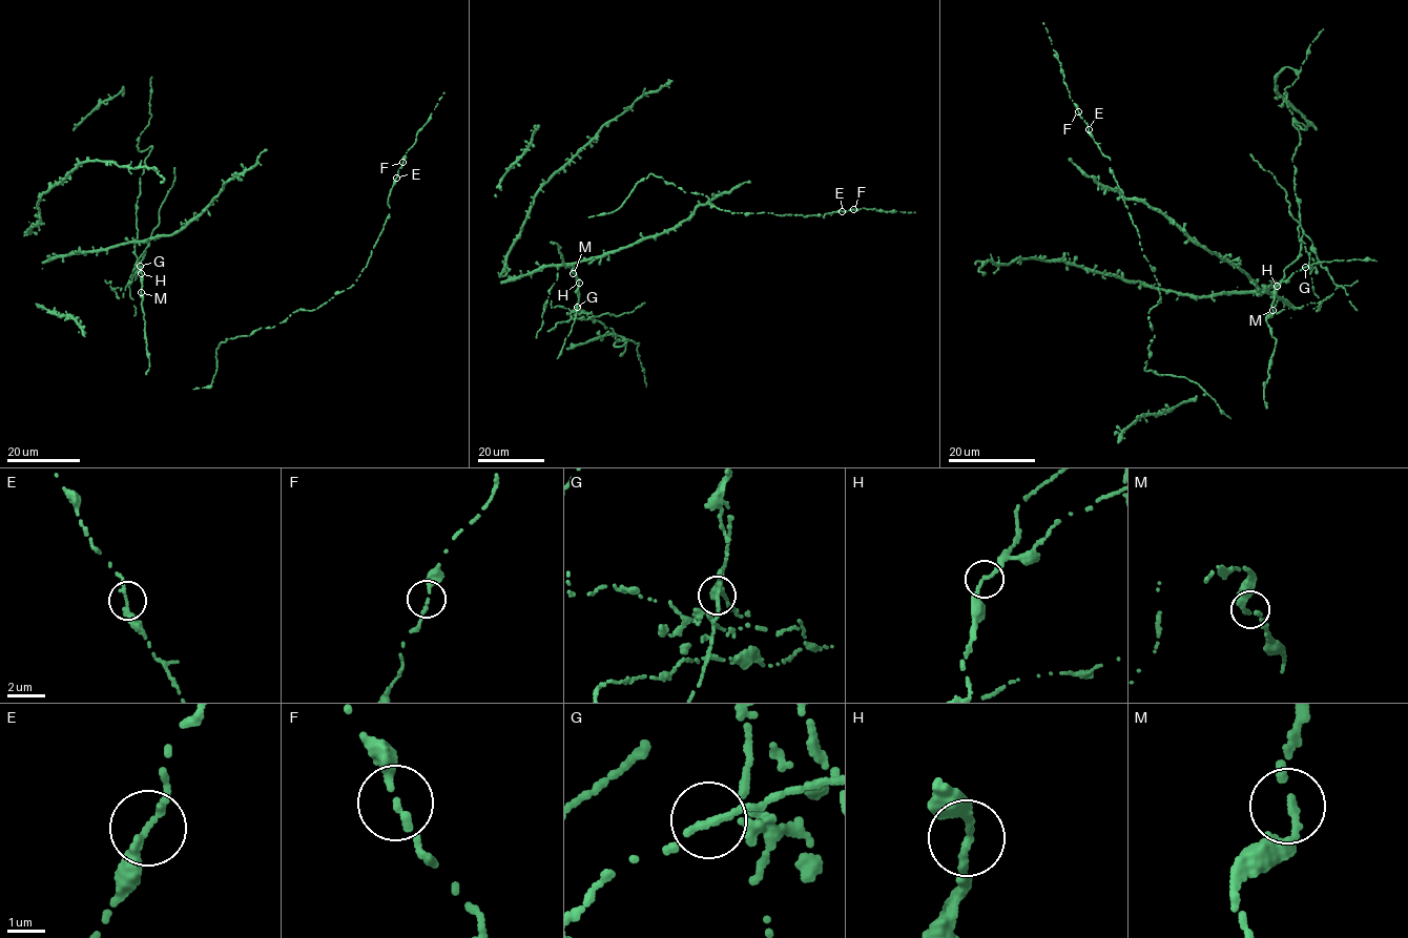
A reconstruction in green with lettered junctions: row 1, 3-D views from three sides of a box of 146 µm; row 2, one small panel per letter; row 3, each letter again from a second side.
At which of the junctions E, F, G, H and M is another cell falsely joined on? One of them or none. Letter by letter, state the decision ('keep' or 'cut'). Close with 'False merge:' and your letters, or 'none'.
E: keep
F: keep
G: cut
H: keep
M: keep
False merge: G

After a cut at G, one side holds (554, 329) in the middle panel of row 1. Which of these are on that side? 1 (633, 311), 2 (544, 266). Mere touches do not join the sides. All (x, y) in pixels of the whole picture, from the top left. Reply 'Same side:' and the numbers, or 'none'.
Same side: 1

